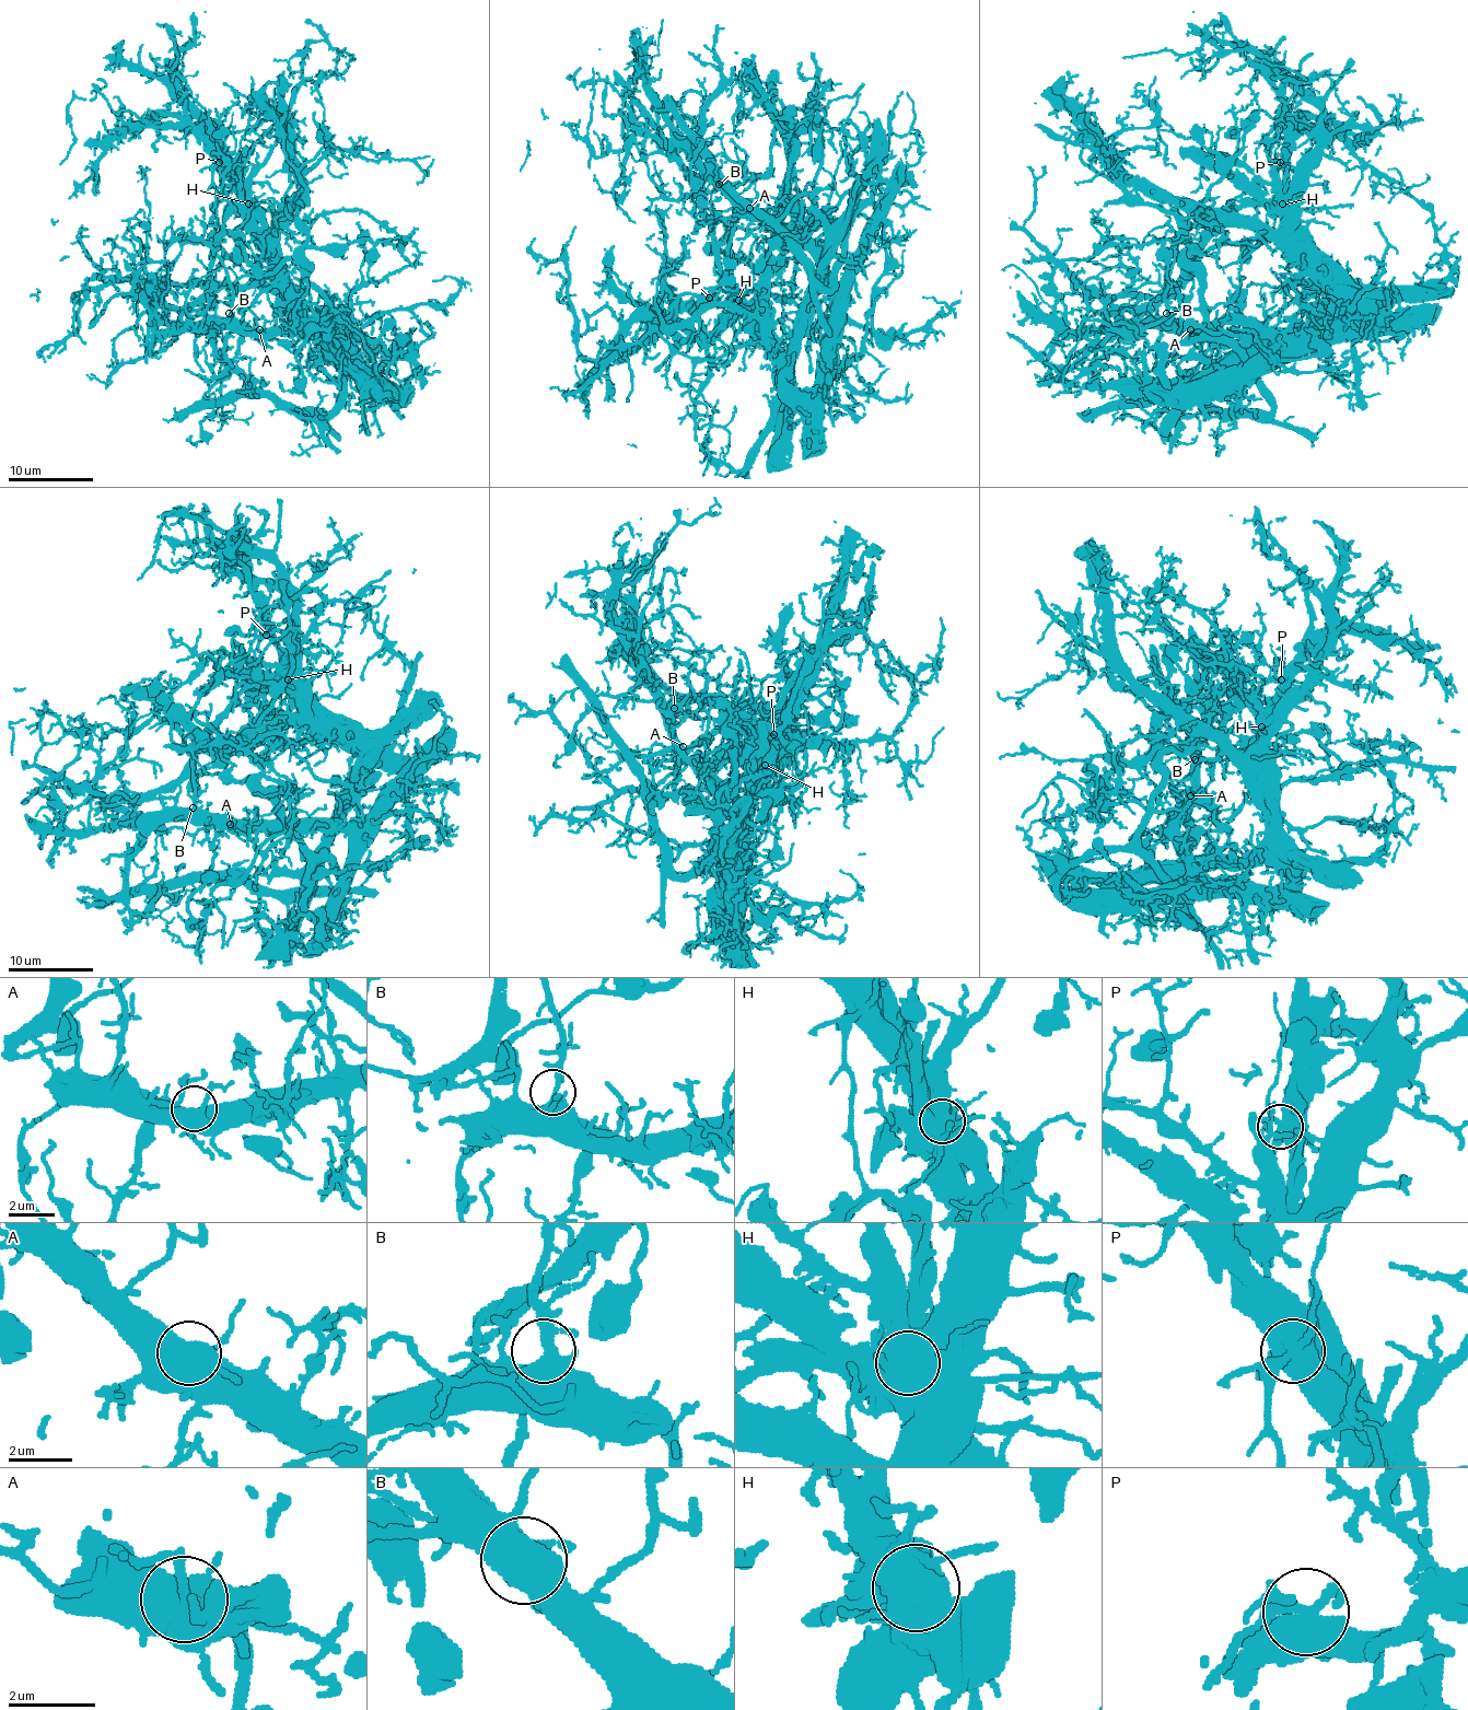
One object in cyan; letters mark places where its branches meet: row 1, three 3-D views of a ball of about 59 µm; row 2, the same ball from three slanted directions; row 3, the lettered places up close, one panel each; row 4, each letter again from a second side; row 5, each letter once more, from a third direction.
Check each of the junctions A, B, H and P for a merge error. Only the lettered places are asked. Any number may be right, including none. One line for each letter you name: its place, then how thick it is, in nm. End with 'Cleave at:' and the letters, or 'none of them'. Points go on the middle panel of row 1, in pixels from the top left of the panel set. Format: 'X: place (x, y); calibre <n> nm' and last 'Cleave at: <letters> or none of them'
H: place (738, 300); calibre 950 nm
P: place (709, 298); calibre 480 nm
Cleave at: H, P

